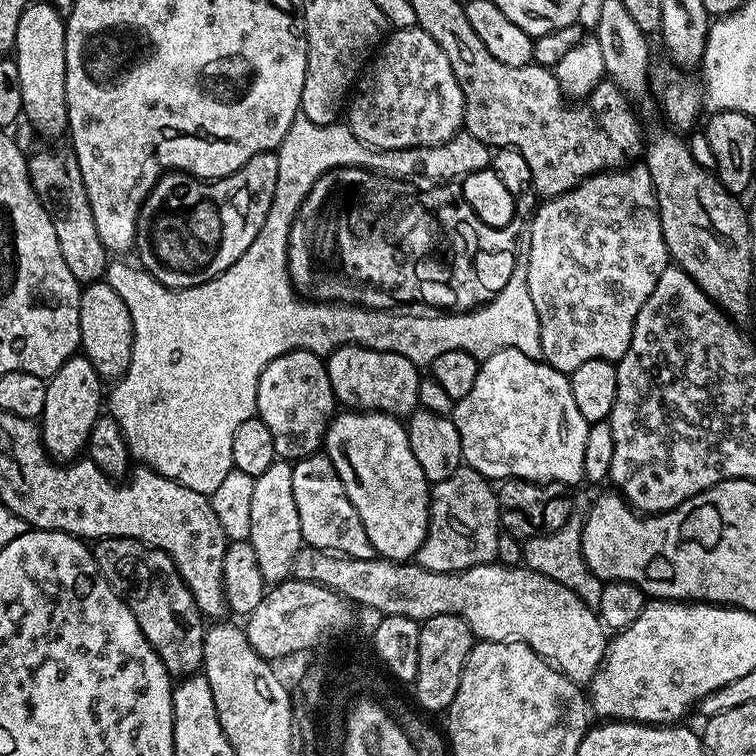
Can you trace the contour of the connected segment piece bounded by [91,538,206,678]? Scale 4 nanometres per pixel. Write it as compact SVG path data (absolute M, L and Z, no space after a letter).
M108 538L91 545L92 560L106 582L130 606L146 642L162 658L169 676L197 675L204 666L205 617L201 616L184 579L166 553L130 538Z

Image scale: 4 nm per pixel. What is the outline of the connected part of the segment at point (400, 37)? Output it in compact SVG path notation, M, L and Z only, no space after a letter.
M419 26L395 29L377 47L346 104L346 123L354 138L376 150L438 146L461 131L463 122L464 95L458 86L458 78L454 78L454 70L450 70L450 58L442 54L442 46L438 46L438 42L434 42L434 38L430 38L430 34L426 34L426 30Z

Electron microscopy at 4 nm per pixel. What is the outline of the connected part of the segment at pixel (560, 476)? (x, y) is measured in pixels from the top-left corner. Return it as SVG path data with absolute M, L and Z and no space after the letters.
M503 348L490 354L490 358L480 361L478 378L474 378L474 386L470 389L470 394L466 394L466 398L456 401L456 408L452 411L451 417L458 430L458 438L462 438L463 463L469 468L478 470L478 474L488 477L489 481L534 480L538 484L553 483L573 486L572 484L581 483L584 480L582 461L586 454L586 434L590 422L586 418L582 418L582 410L578 410L577 404L574 403L571 379L565 373L559 372L557 368L551 368L550 365L545 364L543 359L530 358L526 354L522 354L522 350L517 348Z

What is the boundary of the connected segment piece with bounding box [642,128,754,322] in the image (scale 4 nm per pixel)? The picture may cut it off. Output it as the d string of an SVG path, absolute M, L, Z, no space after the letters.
M656 128L652 133L647 133L646 147L642 152L642 163L648 169L652 185L656 191L656 201L658 202L658 212L660 214L660 225L662 226L662 238L668 247L668 254L671 263L682 269L686 274L690 274L690 278L694 278L696 285L706 293L712 301L717 304L722 311L731 316L737 322L744 322L744 319L752 312L752 240L754 240L754 233L750 230L748 225L748 212L739 204L737 197L731 192L727 192L722 186L722 182L711 171L704 169L691 157L691 150L689 148L689 141L683 135L677 134L675 131L667 130L663 132L662 129Z

